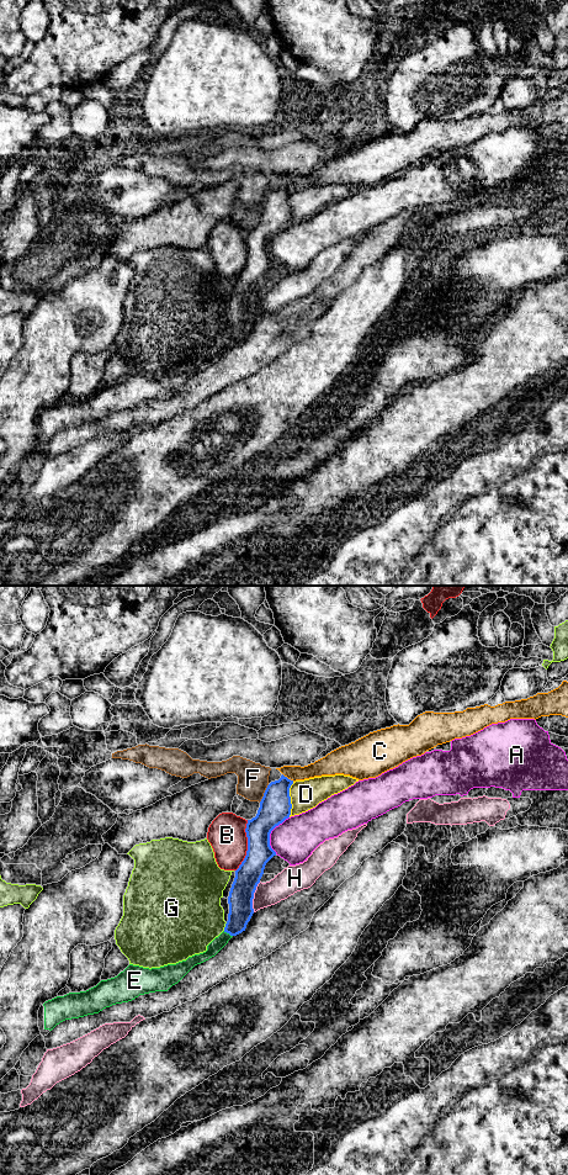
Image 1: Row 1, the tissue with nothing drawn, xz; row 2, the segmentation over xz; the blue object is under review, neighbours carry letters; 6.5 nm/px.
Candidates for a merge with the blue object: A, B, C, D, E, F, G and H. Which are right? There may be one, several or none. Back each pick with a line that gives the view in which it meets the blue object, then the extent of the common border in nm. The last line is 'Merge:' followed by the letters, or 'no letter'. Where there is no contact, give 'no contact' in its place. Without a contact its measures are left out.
Merge: no letter

